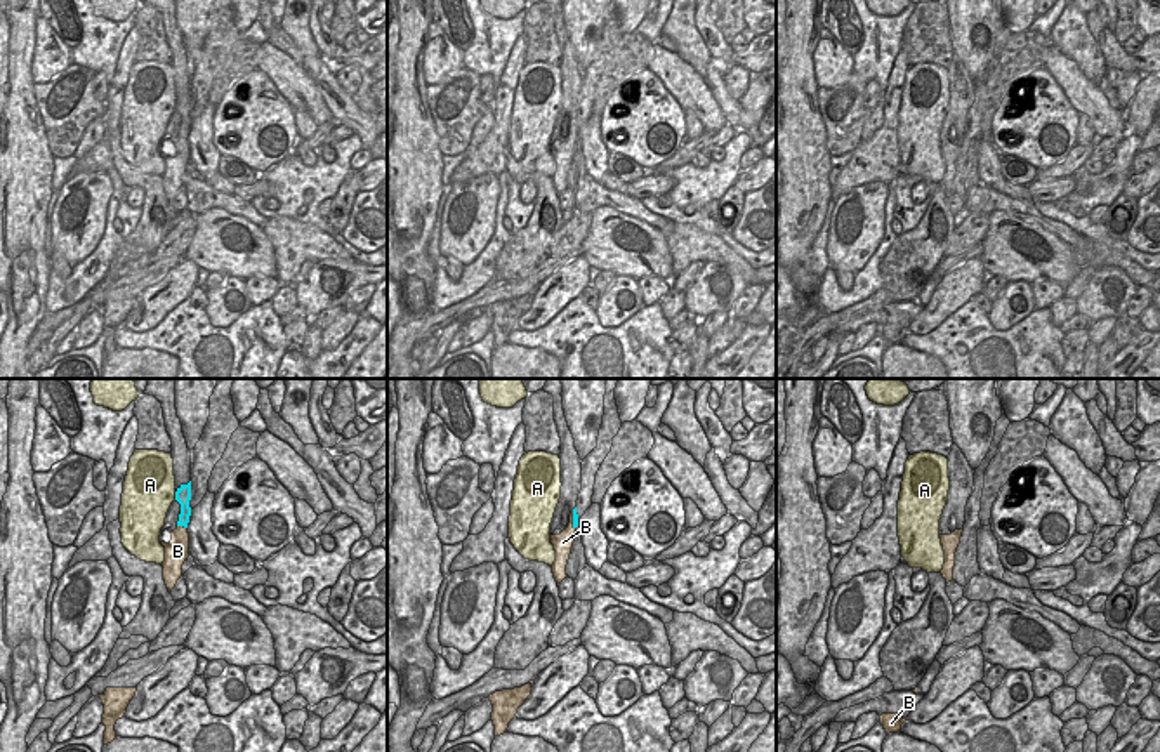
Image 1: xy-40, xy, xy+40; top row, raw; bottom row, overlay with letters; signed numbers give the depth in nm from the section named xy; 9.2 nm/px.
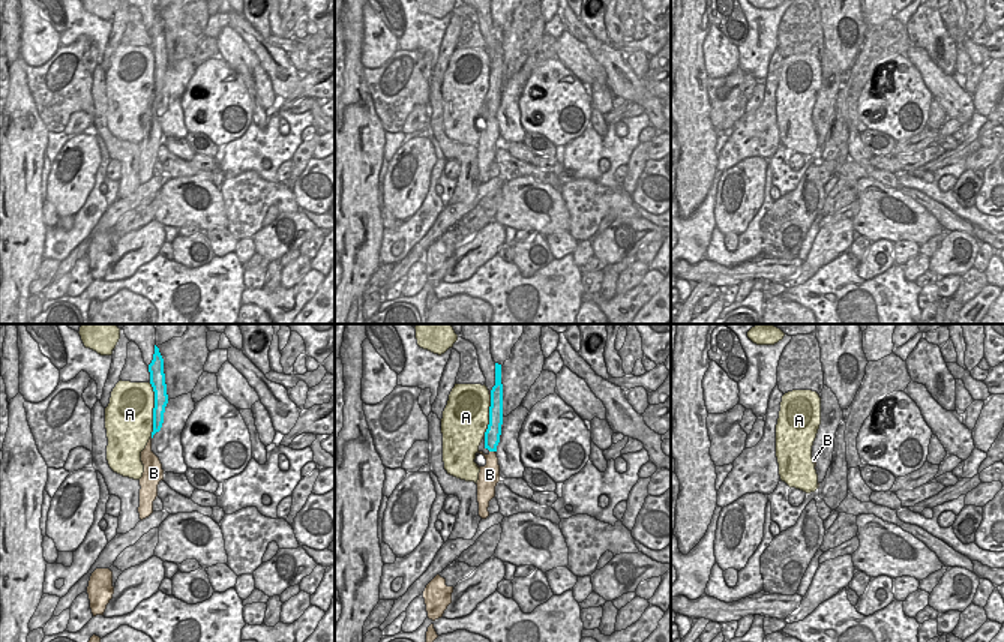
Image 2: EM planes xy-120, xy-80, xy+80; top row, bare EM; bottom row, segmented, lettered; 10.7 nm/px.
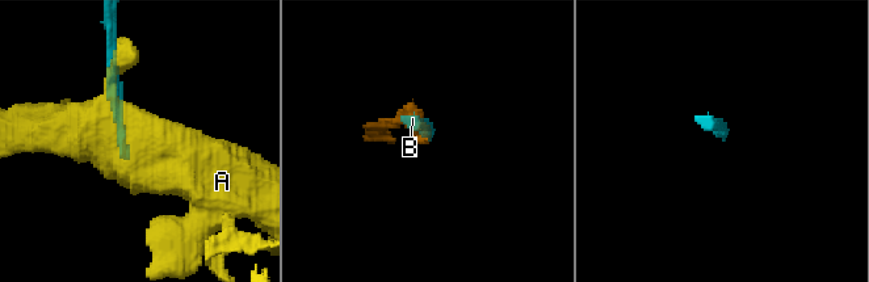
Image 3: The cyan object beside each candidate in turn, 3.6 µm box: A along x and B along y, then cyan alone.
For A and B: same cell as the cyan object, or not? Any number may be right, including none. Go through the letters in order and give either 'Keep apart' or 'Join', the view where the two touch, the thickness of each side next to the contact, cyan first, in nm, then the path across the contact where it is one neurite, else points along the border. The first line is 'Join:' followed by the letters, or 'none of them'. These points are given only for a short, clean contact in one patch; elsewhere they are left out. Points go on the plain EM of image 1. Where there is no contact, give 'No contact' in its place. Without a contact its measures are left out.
Join: B
A: Keep apart. Touches cyan in xy-40. Thickness 160 nm (cyan) against 480 nm
B: Join. Touches cyan in xy-40. Thickness 120 nm (cyan) against 220 nm

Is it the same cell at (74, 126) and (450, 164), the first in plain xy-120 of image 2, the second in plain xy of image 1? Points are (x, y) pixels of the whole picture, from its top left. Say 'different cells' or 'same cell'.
different cells

